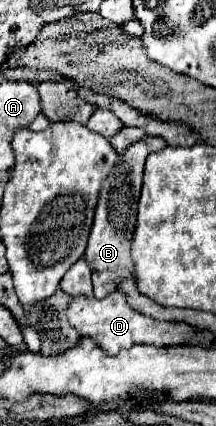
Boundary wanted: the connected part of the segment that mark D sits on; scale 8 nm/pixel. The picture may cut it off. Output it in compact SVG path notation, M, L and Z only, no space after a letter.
M114 291L104 299L96 297L74 297L68 307L68 321L78 331L80 337L92 337L96 345L100 345L108 353L118 353L120 349L128 349L134 343L148 343L148 345L180 345L186 343L194 333L196 327L180 321L156 321L140 311L134 311L122 295L122 291Z

